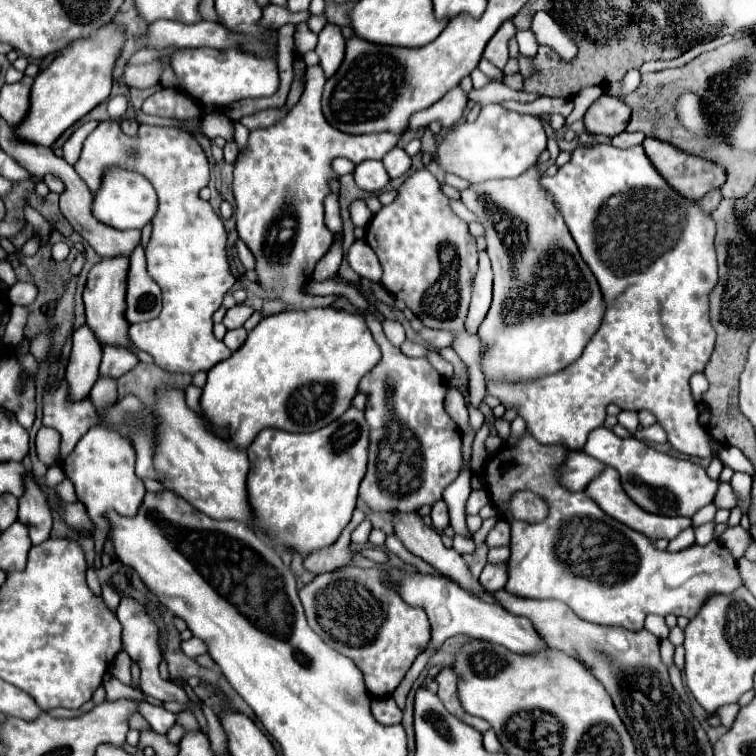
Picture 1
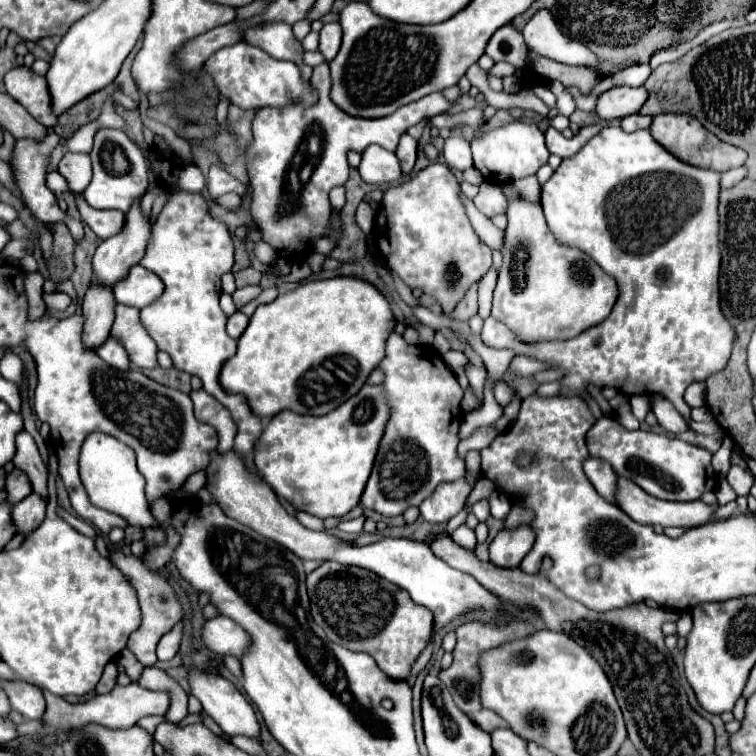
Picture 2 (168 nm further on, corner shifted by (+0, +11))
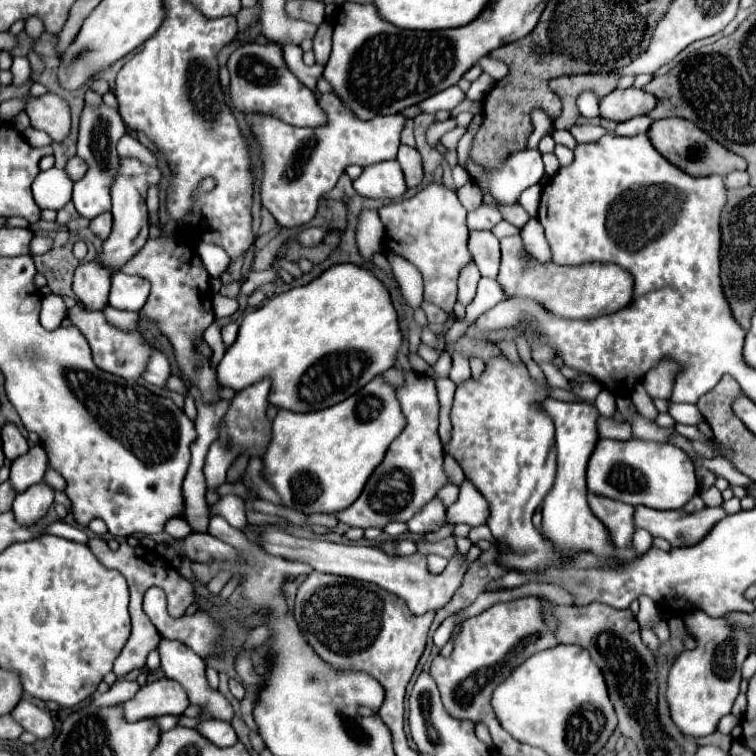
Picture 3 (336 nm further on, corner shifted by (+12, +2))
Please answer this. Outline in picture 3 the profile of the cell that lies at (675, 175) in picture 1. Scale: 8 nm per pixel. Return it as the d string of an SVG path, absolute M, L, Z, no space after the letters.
M686 119L654 121L648 129L648 137L660 155L664 155L672 165L680 167L682 171L686 171L694 177L700 177L700 175L722 175L724 177L732 171L746 169L746 161L742 157L724 149L720 143L716 143L712 137L708 137L702 129L696 129L696 125L692 125Z

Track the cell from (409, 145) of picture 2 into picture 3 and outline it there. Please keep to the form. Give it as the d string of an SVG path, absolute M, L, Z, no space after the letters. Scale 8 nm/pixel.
M400 145L400 149L398 149L398 163L402 167L406 185L410 189L418 187L420 181L422 181L422 159L420 159L420 153L414 147Z

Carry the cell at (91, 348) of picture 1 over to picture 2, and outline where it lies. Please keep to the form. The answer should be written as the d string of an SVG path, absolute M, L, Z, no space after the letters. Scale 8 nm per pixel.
M96 282L90 284L84 296L82 312L86 318L86 330L84 330L84 344L90 348L98 348L110 334L112 322L114 322L114 292L106 286L100 286Z

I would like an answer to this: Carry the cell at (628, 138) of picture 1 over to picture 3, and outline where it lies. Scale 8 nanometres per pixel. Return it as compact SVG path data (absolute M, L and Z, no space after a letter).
M640 115L640 117L634 117L630 121L624 121L624 123L618 123L616 127L616 135L640 135L640 133L646 133L648 127L650 127L652 119L648 119L646 115Z

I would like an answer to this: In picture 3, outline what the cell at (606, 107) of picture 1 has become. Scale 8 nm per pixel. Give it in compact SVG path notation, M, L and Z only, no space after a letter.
M614 89L600 99L600 117L610 121L626 121L636 115L644 115L656 105L656 97L642 89Z

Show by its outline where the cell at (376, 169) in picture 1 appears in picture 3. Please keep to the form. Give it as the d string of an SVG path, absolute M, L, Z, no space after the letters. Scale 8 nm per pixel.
M380 161L362 169L362 175L354 181L354 189L362 197L394 199L406 191L406 183L396 161Z

